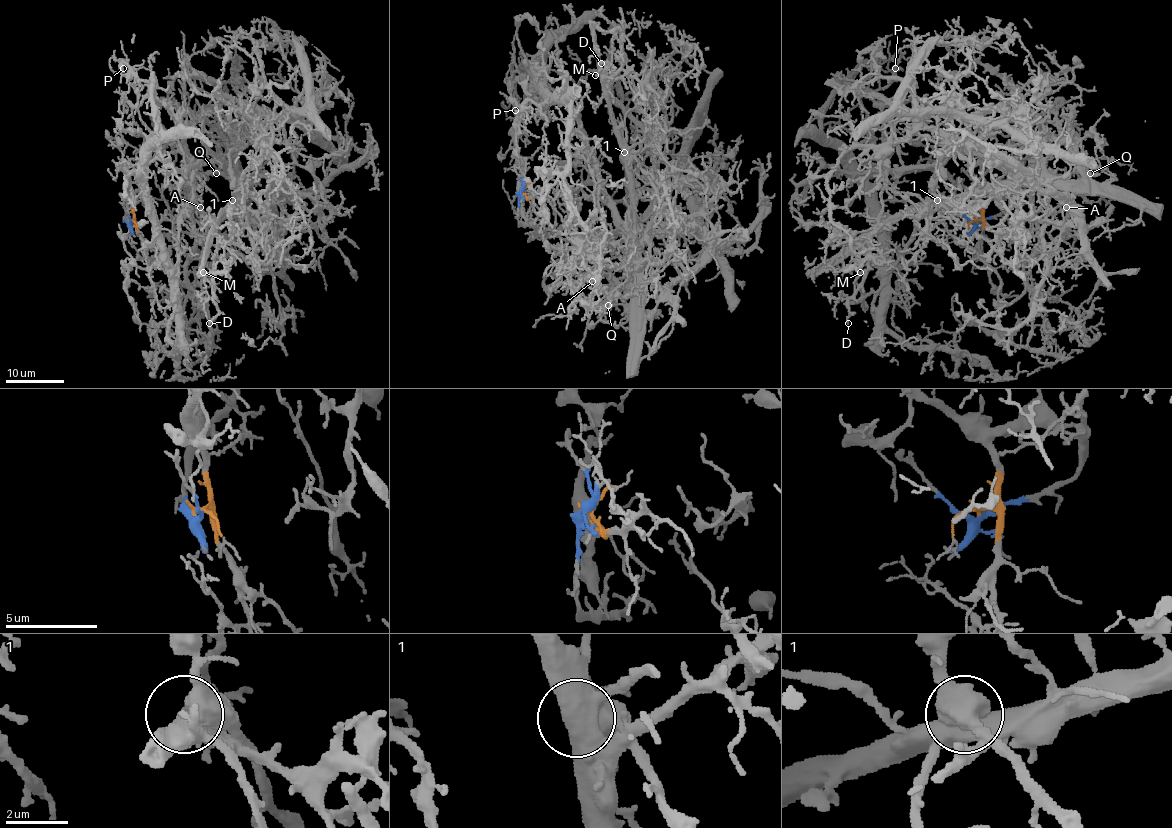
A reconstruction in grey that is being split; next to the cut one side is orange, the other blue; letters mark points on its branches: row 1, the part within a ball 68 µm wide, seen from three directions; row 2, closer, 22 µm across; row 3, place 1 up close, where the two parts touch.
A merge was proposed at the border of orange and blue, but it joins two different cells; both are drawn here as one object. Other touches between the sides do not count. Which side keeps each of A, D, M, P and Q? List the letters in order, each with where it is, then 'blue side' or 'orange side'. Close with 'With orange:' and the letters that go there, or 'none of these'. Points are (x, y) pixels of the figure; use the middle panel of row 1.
A: at (592, 281); blue side
D: at (601, 63); blue side
M: at (595, 75); blue side
P: at (515, 110); orange side
Q: at (608, 305); blue side
With orange: P

